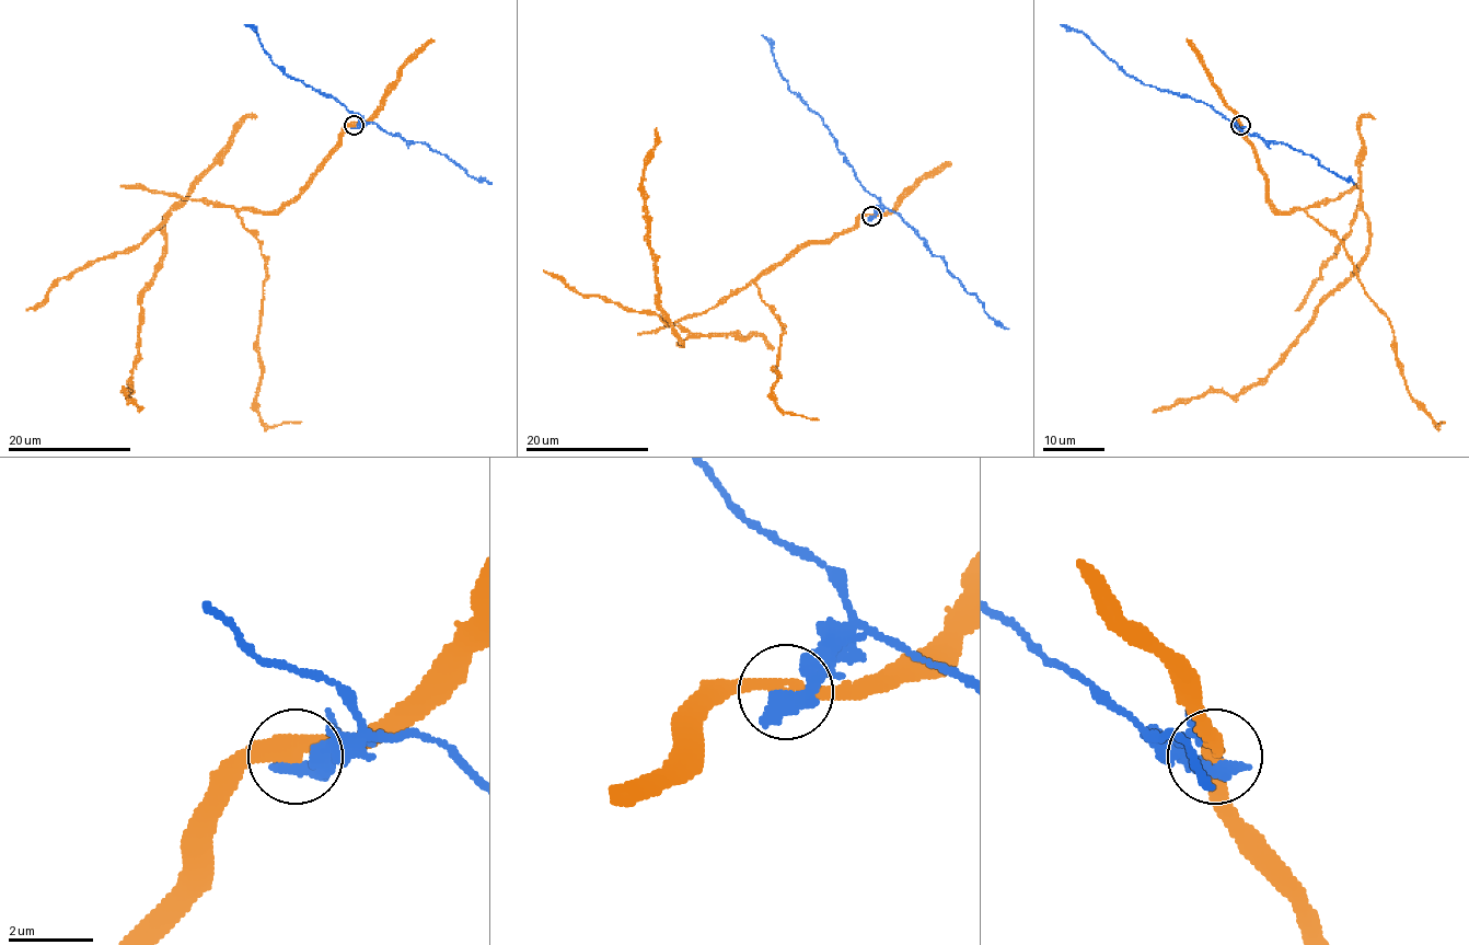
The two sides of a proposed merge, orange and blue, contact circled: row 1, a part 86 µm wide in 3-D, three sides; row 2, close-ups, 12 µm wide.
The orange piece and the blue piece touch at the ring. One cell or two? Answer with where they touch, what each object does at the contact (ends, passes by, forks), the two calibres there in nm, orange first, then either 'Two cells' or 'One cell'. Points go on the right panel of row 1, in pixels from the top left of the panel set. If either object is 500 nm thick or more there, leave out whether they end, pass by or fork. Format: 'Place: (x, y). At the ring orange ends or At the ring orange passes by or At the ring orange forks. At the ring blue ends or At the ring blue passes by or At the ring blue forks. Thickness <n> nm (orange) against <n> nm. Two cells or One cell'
Place: (1240, 125). At the ring orange passes by. At the ring blue ends. Thickness 340 nm (orange) against 440 nm. Two cells

